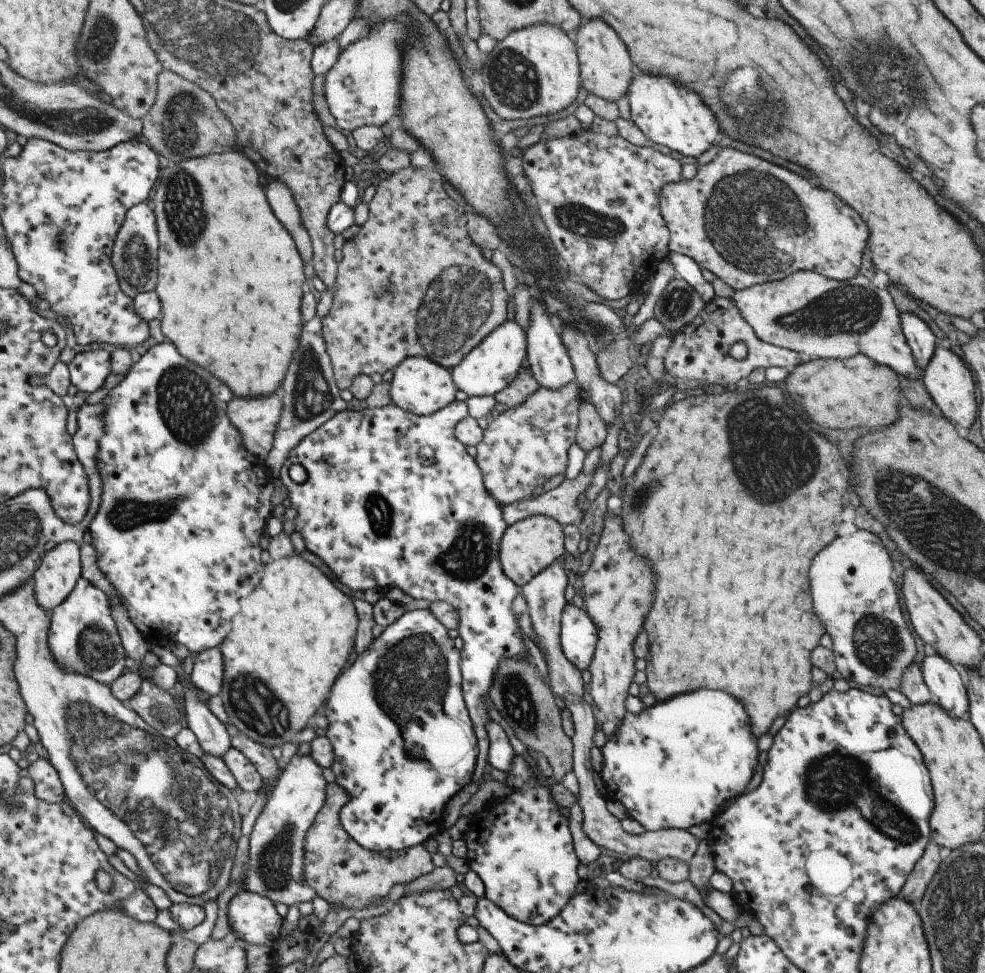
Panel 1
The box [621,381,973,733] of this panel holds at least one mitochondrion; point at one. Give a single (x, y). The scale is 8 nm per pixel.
(760, 431)

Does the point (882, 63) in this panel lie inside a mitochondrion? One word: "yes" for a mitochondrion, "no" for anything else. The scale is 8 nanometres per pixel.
yes

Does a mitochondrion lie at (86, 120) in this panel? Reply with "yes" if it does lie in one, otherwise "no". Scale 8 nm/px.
yes

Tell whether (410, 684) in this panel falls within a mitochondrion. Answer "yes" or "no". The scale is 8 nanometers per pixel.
yes

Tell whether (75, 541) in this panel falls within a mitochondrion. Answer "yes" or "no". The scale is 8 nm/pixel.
no

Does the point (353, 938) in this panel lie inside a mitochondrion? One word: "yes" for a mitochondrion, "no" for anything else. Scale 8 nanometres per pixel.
no

